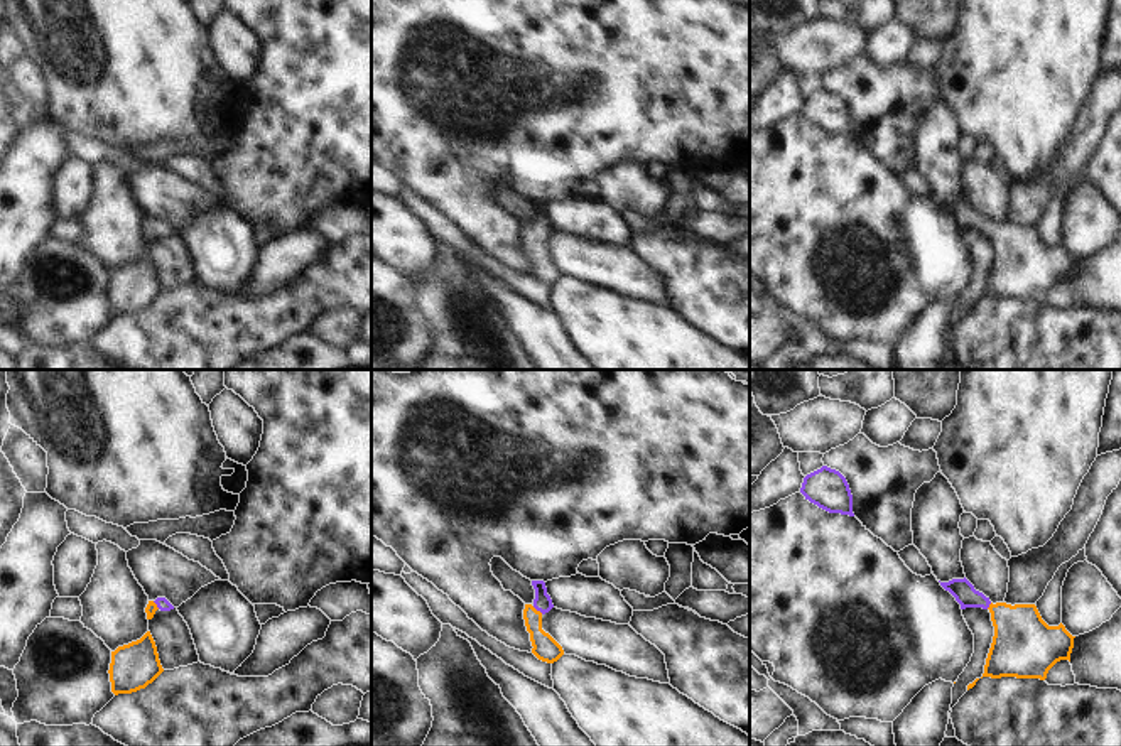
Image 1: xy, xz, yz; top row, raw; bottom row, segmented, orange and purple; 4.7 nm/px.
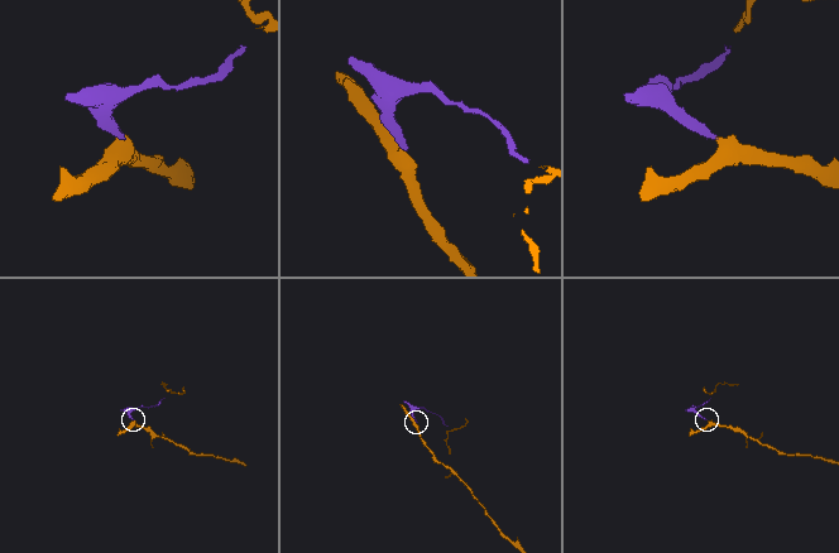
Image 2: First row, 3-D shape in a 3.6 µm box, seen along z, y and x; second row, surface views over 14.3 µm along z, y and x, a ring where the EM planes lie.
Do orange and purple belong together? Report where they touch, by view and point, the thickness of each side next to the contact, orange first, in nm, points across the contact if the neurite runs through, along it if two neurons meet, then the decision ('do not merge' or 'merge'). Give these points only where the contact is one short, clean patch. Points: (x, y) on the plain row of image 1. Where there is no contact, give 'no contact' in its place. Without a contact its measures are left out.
meets orange in xz at (536, 232); 120 nm thick on the orange side, 90 nm on the other; runs through xz (546, 270), (536, 254), (536, 232), (542, 223); merge

